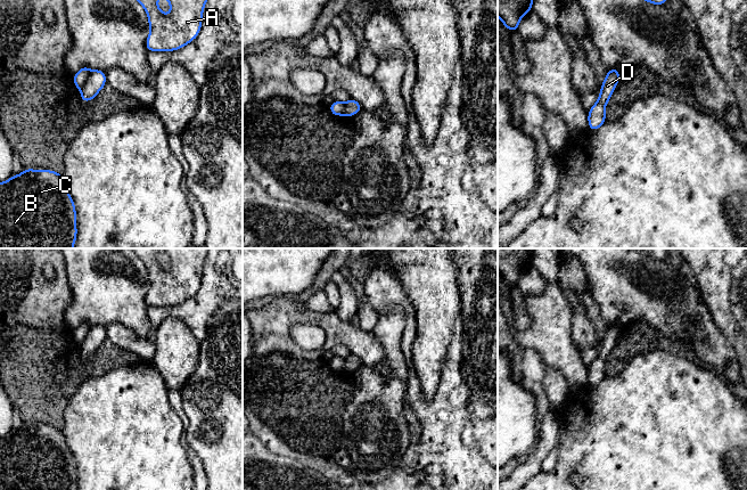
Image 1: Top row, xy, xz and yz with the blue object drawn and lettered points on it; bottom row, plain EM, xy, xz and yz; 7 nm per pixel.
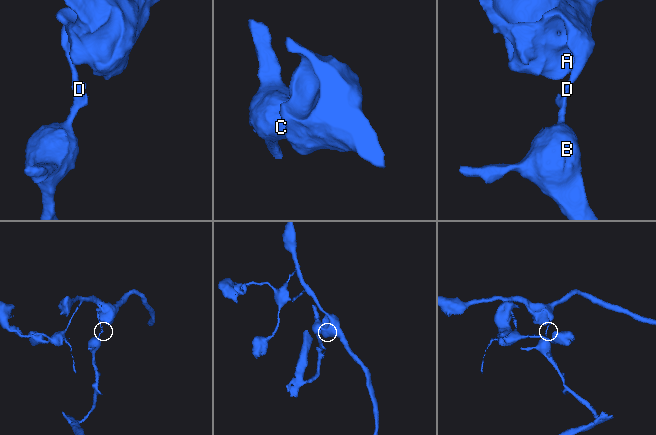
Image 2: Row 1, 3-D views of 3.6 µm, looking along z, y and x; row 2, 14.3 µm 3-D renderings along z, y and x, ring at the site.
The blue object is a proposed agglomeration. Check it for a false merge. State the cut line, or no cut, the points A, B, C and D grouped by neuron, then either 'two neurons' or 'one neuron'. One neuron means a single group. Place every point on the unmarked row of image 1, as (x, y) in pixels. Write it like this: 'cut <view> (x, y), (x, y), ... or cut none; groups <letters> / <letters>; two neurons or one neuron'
cut xy (91, 326), (80, 344); groups A / B C D; two neurons

